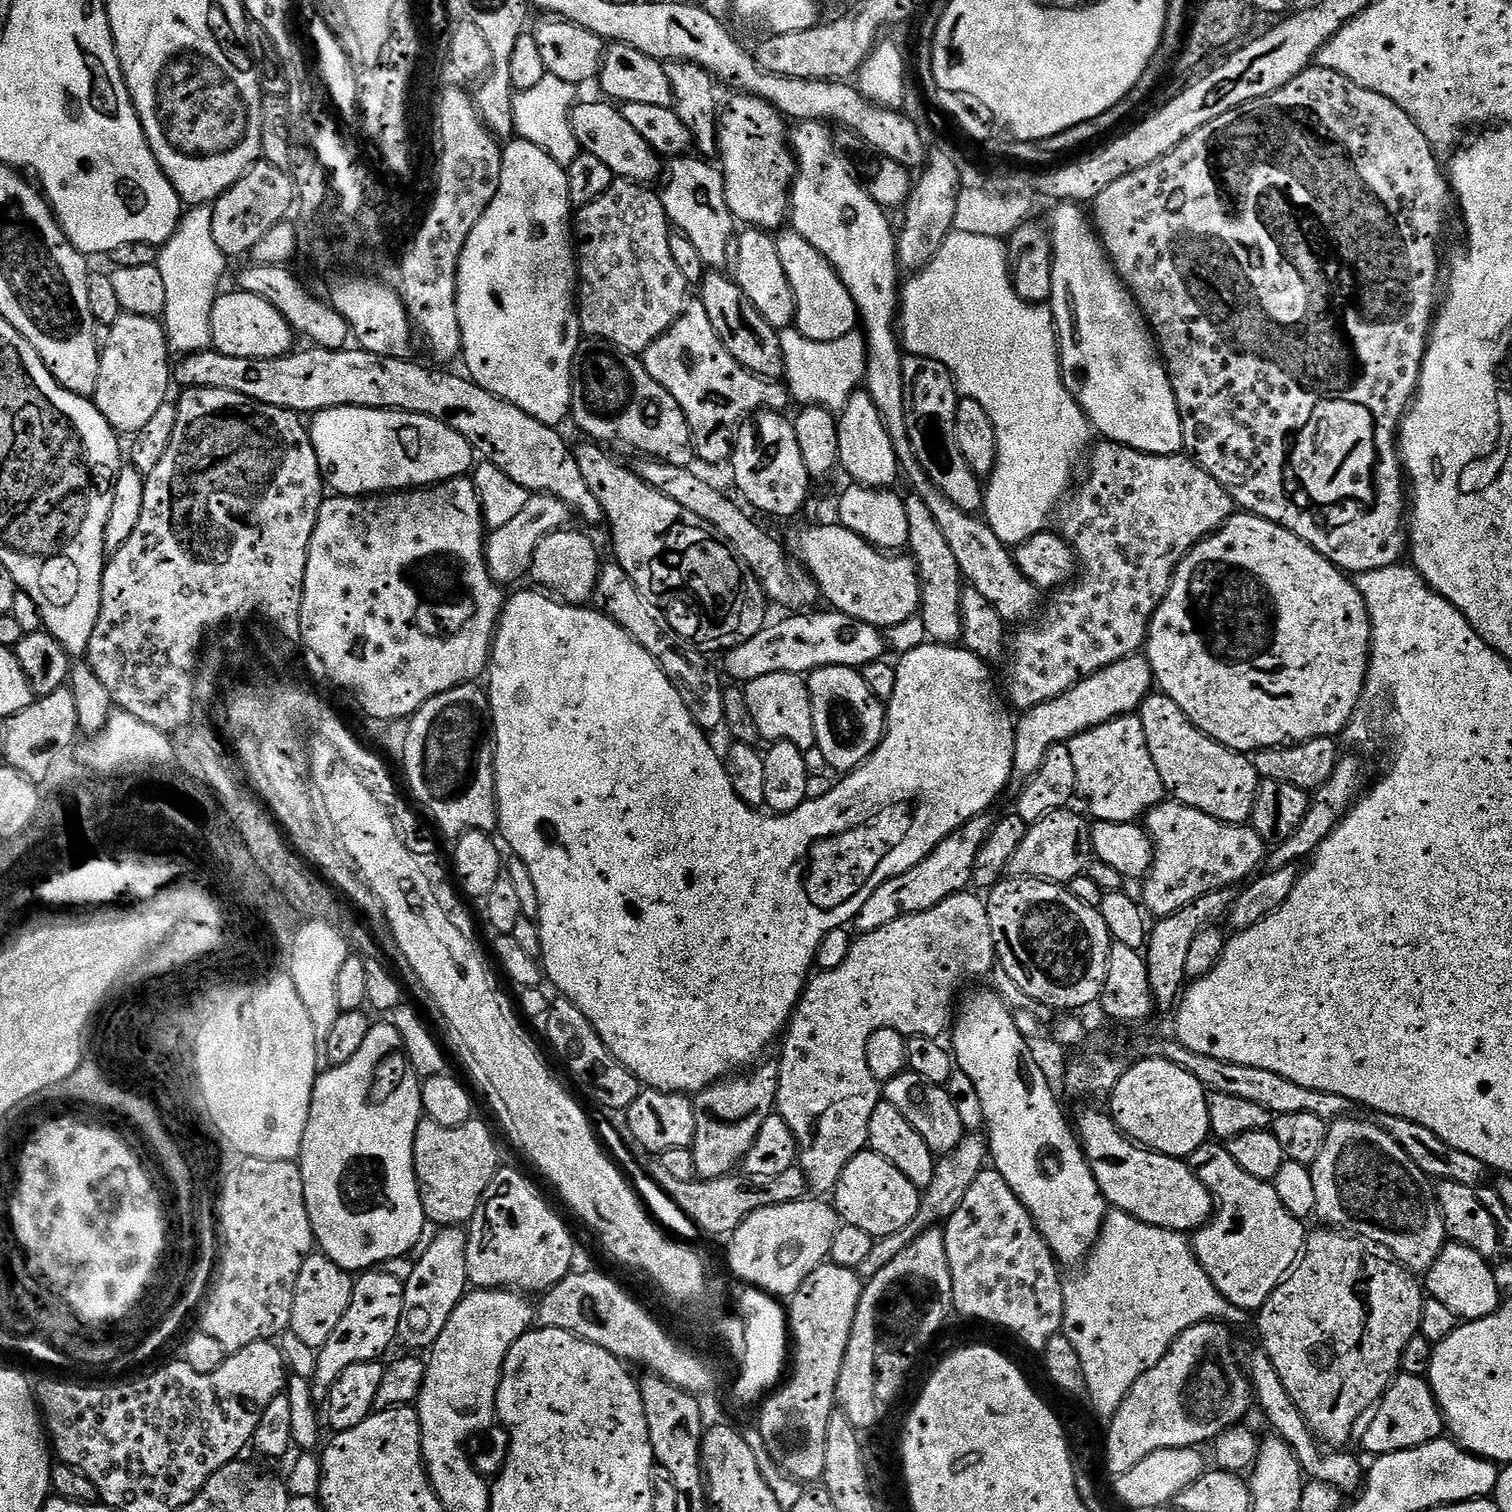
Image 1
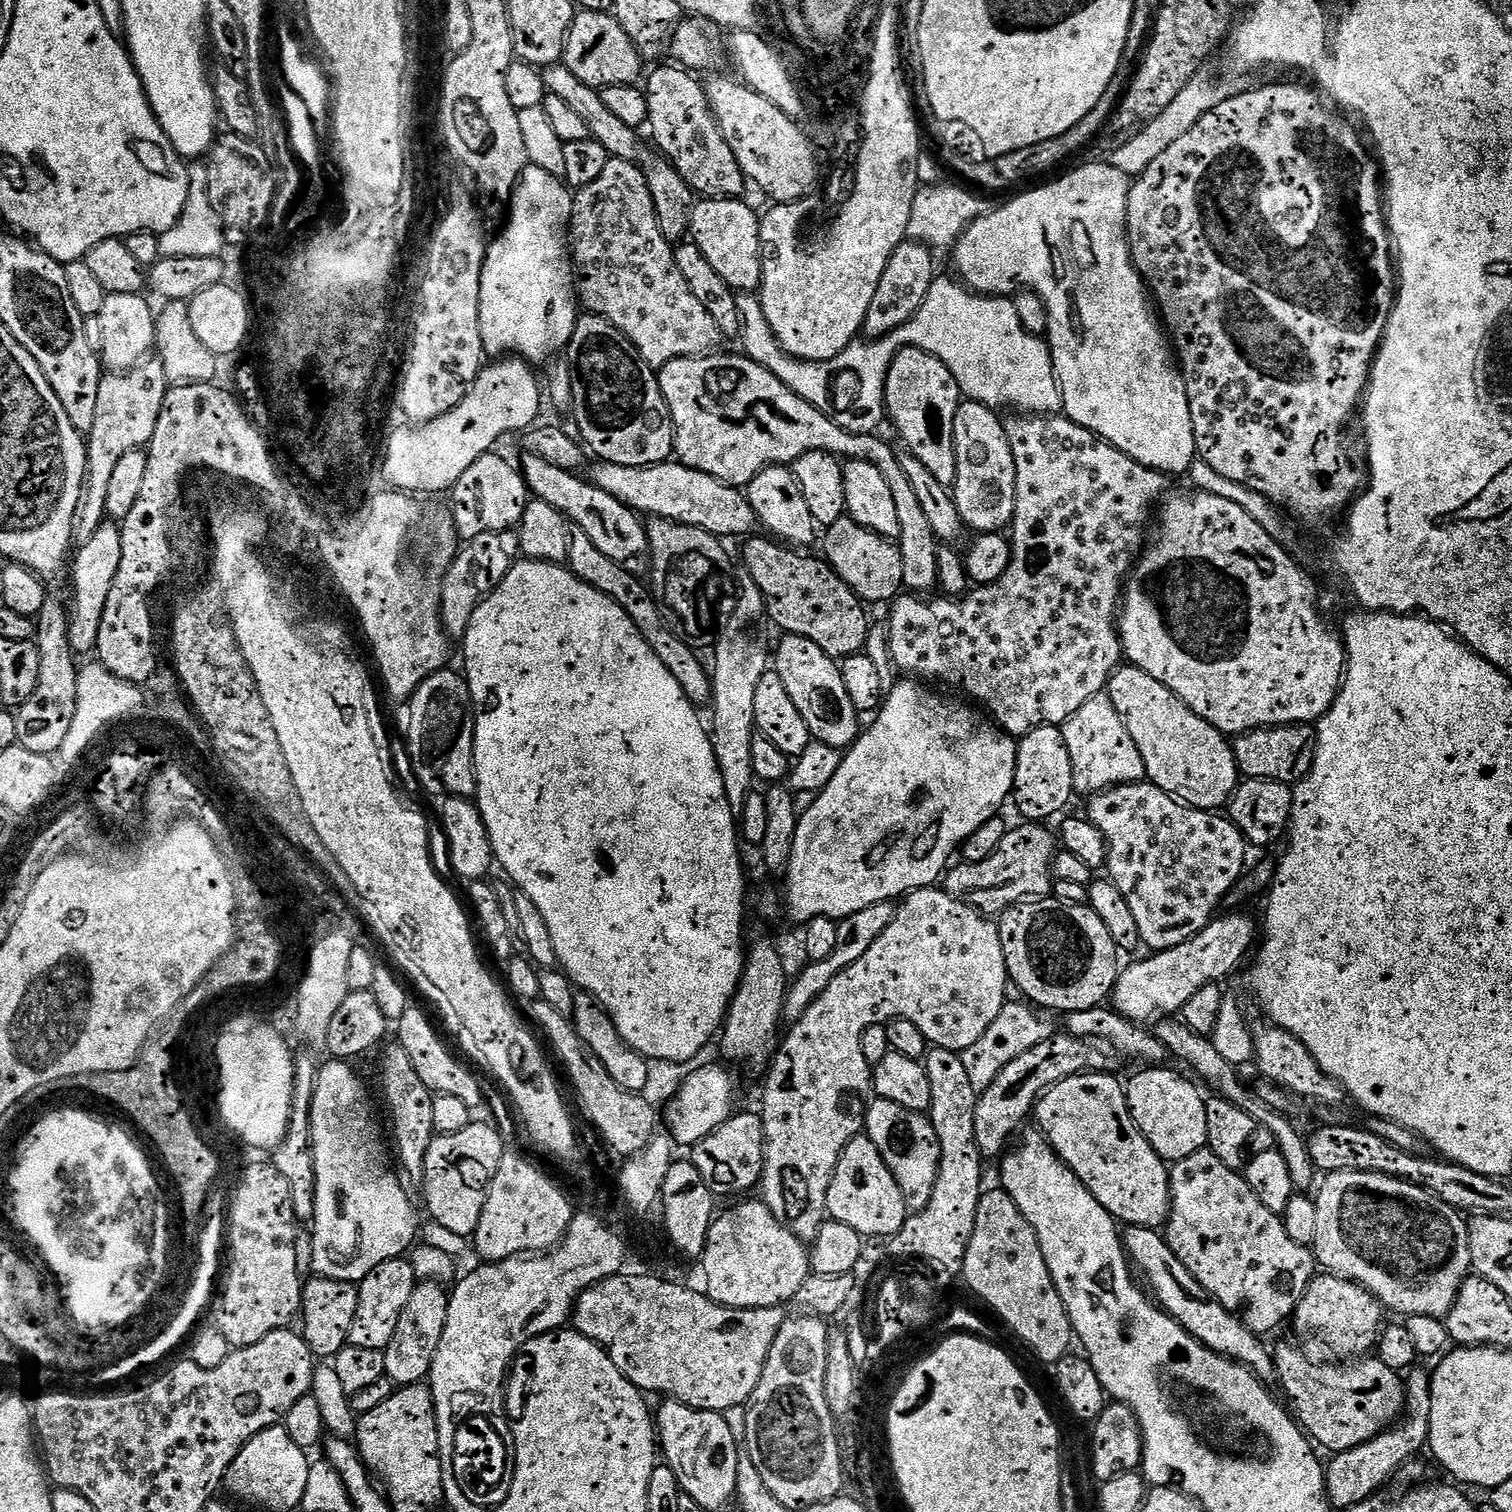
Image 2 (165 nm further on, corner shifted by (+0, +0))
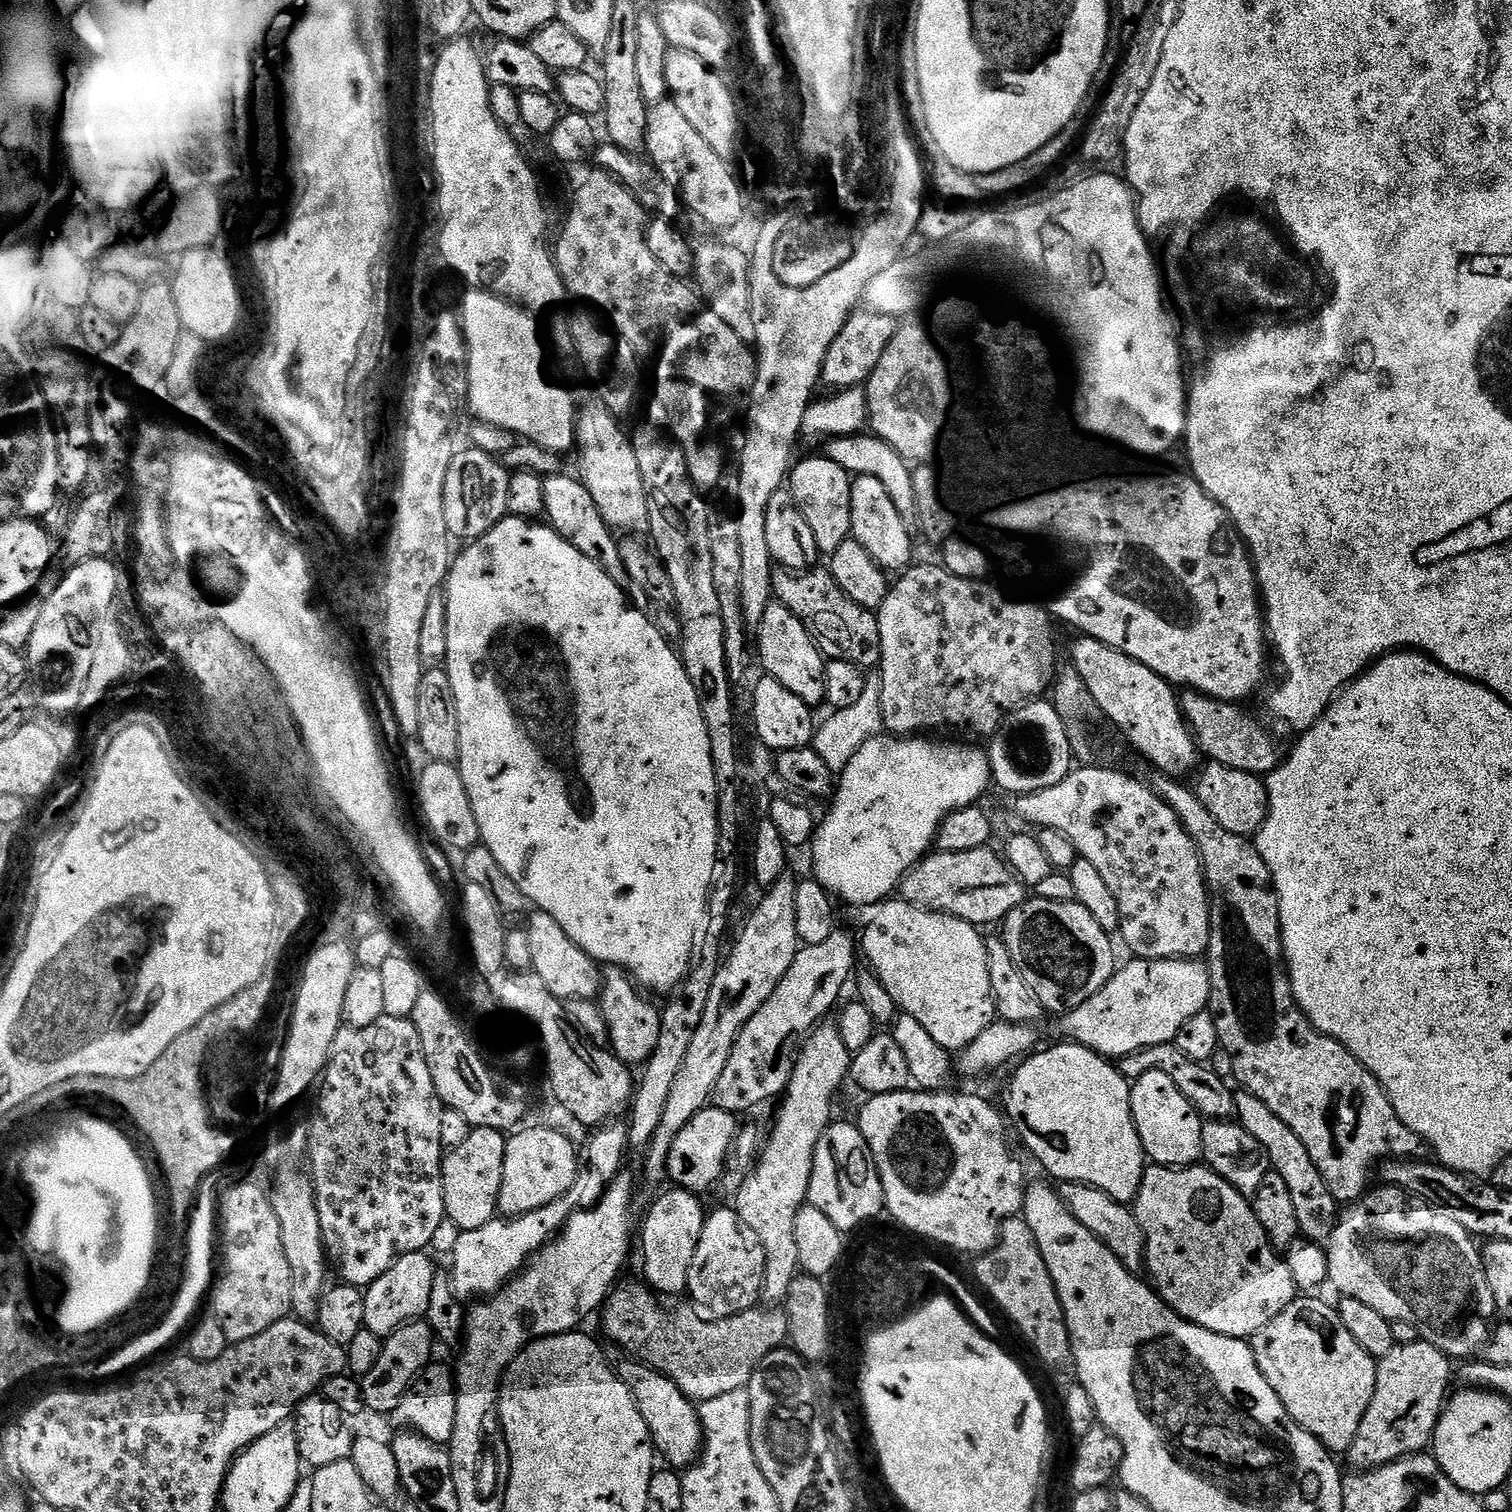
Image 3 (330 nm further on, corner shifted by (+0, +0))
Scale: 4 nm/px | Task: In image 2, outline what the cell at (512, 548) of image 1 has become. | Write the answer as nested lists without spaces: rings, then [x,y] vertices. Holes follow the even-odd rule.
[[[512,530],[479,536],[467,541],[457,551],[455,560],[444,576],[440,592],[440,618],[444,622],[444,631],[449,636],[463,638],[476,607],[502,583],[508,571],[515,566],[521,556],[520,537]]]

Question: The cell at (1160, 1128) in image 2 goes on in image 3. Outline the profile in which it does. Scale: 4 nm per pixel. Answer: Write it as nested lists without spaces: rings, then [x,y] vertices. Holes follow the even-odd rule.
[[[1150,1070],[1139,1076],[1132,1084],[1130,1106],[1144,1155],[1152,1164],[1161,1164],[1163,1168],[1190,1168],[1203,1157],[1202,1130],[1205,1117],[1182,1094],[1182,1090],[1178,1090],[1170,1074],[1162,1074],[1162,1070]]]

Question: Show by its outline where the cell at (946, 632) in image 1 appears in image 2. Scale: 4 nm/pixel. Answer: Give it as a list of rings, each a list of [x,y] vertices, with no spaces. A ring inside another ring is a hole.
[[[725,350],[717,351],[715,354],[707,356],[683,356],[682,358],[674,358],[674,362],[666,362],[666,366],[662,366],[658,370],[660,378],[660,389],[668,403],[668,409],[672,415],[672,425],[676,427],[676,446],[674,456],[679,463],[698,470],[702,474],[710,474],[714,478],[718,478],[723,484],[734,488],[743,489],[751,480],[754,479],[764,468],[773,466],[791,466],[796,463],[798,458],[802,458],[802,454],[807,452],[829,452],[830,455],[837,458],[847,458],[848,460],[869,460],[874,466],[878,466],[878,470],[882,470],[882,476],[886,478],[886,482],[890,482],[890,492],[894,494],[894,506],[898,506],[898,526],[900,527],[900,553],[902,554],[902,578],[904,579],[905,589],[912,594],[928,594],[928,591],[934,589],[940,583],[940,550],[941,545],[936,539],[934,530],[930,526],[926,513],[923,512],[922,506],[918,502],[918,494],[914,494],[914,490],[910,487],[910,478],[906,478],[906,470],[902,470],[900,465],[900,456],[890,445],[884,440],[879,440],[879,435],[869,434],[867,432],[847,432],[833,422],[826,414],[822,414],[822,410],[818,410],[814,406],[810,406],[810,402],[806,402],[806,398],[802,398],[798,394],[794,394],[794,390],[790,390],[790,386],[783,384],[779,378],[770,370],[766,370],[758,362],[754,362],[749,356],[737,354],[731,356]]]

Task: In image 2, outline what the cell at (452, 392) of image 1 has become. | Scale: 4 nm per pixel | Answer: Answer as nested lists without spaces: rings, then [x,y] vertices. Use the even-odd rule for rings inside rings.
[[[531,454],[525,457],[522,475],[535,499],[554,506],[554,510],[568,517],[575,527],[587,534],[594,546],[598,546],[598,550],[602,550],[602,554],[606,554],[606,558],[610,558],[610,562],[618,562],[622,570],[641,578],[651,573],[652,550],[648,547],[648,530],[637,513],[618,502],[618,498],[606,494],[606,490],[594,486],[587,479],[582,480],[575,471],[555,468],[550,462]]]

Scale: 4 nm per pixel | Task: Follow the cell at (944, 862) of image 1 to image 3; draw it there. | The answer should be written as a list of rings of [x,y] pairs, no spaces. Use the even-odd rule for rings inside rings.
[[[844,930],[830,934],[830,938],[826,942],[822,942],[822,946],[801,947],[800,953],[794,958],[794,966],[790,966],[790,970],[786,974],[786,978],[782,978],[778,990],[774,990],[774,994],[770,994],[766,1006],[762,1006],[762,1010],[758,1010],[758,1014],[754,1014],[754,1018],[750,1018],[750,1022],[734,1042],[730,1062],[726,1066],[726,1070],[722,1070],[720,1085],[716,1087],[715,1099],[718,1101],[718,1107],[733,1114],[741,1114],[740,1112],[752,1112],[755,1108],[770,1103],[775,1096],[776,1099],[783,1097],[788,1090],[788,1083],[796,1065],[796,1057],[799,1056],[805,1041],[813,1029],[827,1017],[824,1015],[835,1006],[836,999],[844,992],[844,987],[847,984],[849,987],[854,976],[852,967],[856,964],[856,952],[858,956],[857,943],[855,946]]]

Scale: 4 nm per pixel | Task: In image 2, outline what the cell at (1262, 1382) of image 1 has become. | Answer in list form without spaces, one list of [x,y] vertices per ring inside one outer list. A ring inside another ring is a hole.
[[[1125,1227],[1122,1232],[1122,1247],[1138,1272],[1140,1267],[1145,1280],[1143,1283],[1150,1292],[1152,1287],[1151,1295],[1155,1303],[1174,1317],[1198,1343],[1206,1345],[1220,1356],[1235,1360],[1265,1384],[1272,1386],[1277,1383],[1276,1362],[1270,1348],[1260,1341],[1263,1339],[1251,1332],[1236,1313],[1226,1310],[1226,1306],[1209,1297],[1207,1290],[1196,1281],[1194,1274],[1190,1274],[1190,1270],[1186,1270],[1186,1266],[1182,1266],[1174,1250],[1170,1250],[1167,1239],[1157,1229]]]

